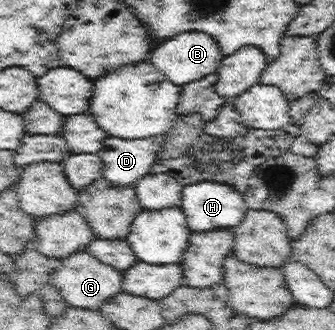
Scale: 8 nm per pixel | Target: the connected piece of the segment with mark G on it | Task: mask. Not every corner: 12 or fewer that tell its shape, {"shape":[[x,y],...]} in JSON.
{"shape":[[73,253],[52,275],[70,307],[101,309],[123,291],[123,273]]}

